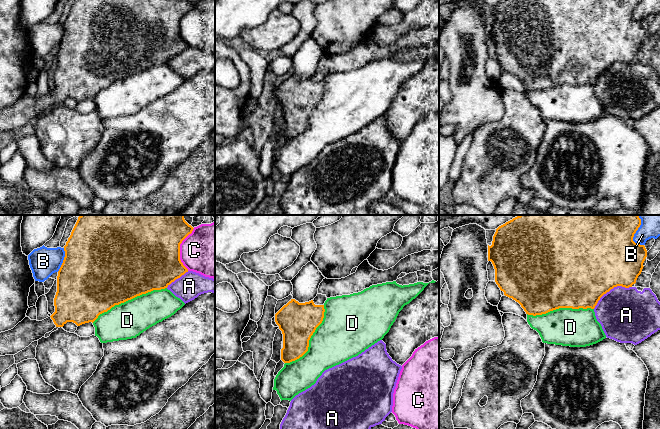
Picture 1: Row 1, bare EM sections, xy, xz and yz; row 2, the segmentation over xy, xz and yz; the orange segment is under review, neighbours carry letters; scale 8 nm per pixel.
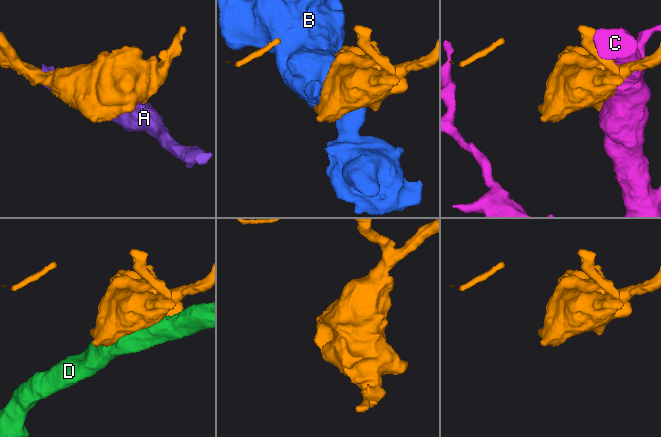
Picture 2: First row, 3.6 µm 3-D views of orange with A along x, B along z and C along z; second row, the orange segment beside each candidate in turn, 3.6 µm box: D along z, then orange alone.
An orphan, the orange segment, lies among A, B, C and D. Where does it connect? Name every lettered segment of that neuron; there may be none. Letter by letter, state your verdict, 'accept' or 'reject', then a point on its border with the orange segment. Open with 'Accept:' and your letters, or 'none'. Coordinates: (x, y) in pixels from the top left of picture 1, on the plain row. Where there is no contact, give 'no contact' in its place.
Accept: none
A: reject; meets orange in yz at (610, 65)
B: reject; meets orange in yz at (633, 12)
C: reject; meets orange in xy at (179, 25)
D: reject; meets orange in xy at (129, 75)

